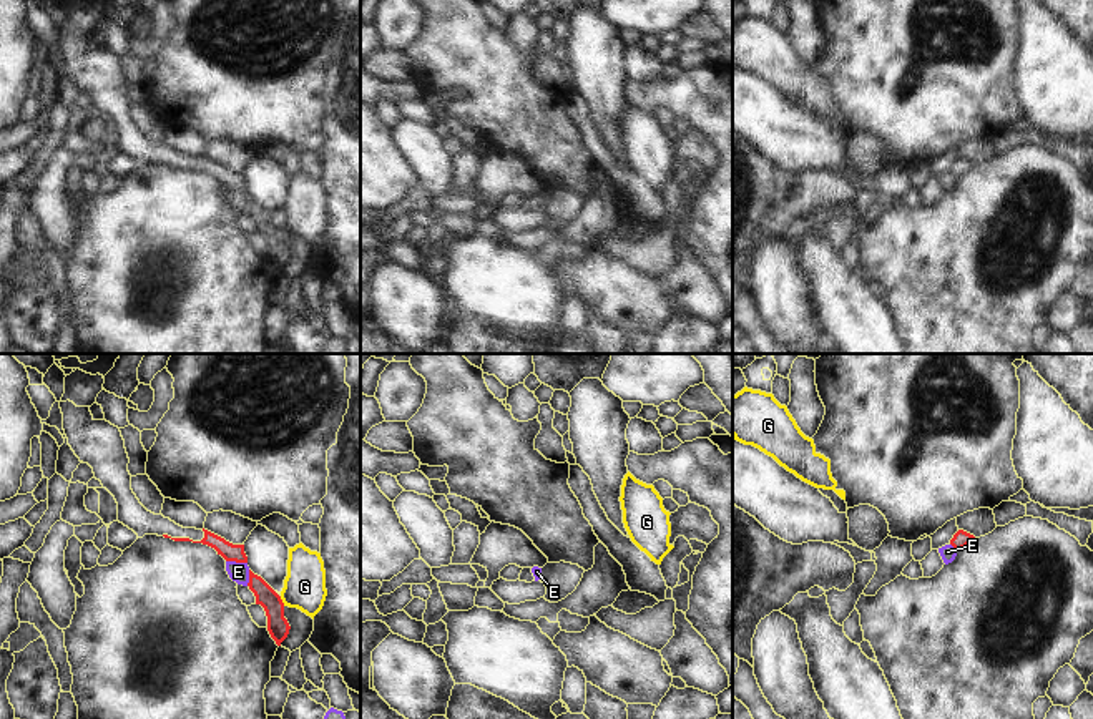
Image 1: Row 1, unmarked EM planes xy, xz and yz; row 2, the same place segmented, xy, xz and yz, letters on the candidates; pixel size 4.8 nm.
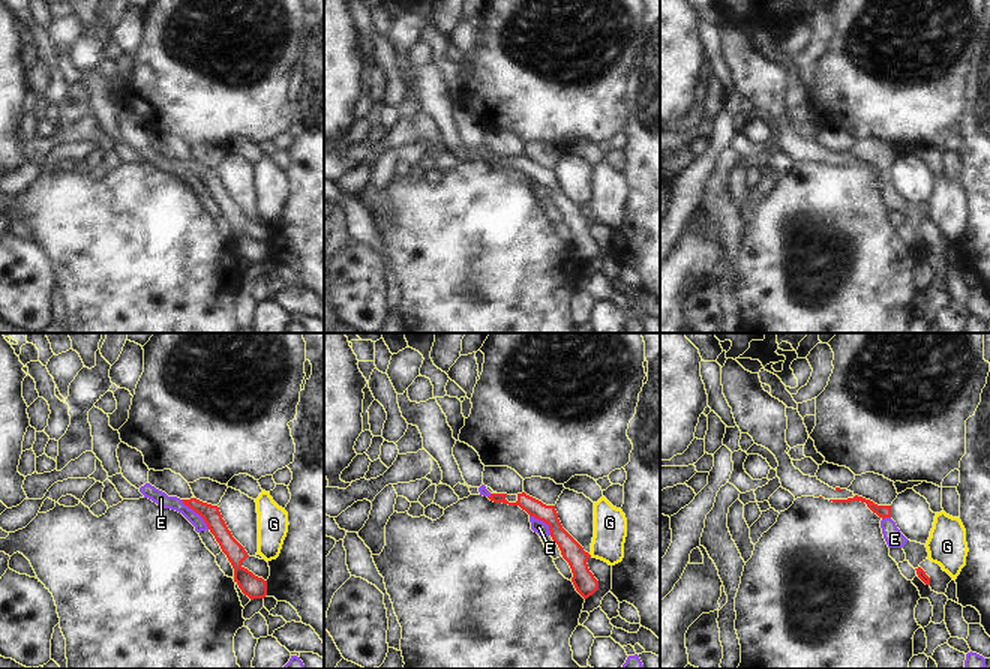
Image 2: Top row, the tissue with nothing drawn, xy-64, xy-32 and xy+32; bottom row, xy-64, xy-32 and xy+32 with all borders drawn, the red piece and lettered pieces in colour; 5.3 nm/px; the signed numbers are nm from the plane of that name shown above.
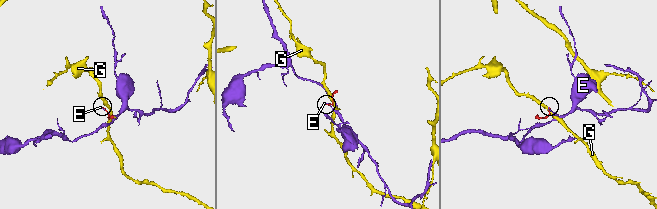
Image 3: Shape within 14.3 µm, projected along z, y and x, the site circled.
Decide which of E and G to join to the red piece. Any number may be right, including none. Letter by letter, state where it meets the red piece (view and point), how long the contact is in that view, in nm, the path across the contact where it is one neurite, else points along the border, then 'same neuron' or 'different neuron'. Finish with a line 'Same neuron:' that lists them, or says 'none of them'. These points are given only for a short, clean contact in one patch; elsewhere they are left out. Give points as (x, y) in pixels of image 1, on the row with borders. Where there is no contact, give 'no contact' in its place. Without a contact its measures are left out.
E: xy (236, 562) | 110 nm | different neuron
G: xy (281, 601) | 50 nm | along xy (279, 596), (284, 605) | different neuron
Same neuron: none of them

